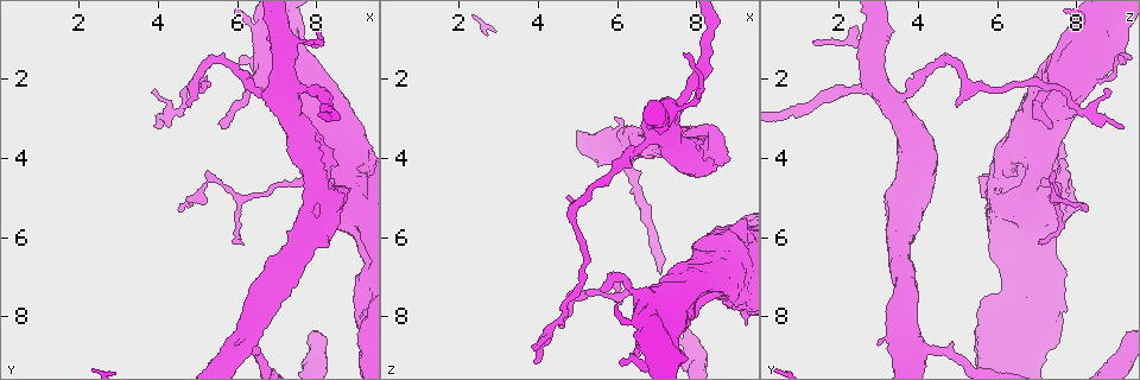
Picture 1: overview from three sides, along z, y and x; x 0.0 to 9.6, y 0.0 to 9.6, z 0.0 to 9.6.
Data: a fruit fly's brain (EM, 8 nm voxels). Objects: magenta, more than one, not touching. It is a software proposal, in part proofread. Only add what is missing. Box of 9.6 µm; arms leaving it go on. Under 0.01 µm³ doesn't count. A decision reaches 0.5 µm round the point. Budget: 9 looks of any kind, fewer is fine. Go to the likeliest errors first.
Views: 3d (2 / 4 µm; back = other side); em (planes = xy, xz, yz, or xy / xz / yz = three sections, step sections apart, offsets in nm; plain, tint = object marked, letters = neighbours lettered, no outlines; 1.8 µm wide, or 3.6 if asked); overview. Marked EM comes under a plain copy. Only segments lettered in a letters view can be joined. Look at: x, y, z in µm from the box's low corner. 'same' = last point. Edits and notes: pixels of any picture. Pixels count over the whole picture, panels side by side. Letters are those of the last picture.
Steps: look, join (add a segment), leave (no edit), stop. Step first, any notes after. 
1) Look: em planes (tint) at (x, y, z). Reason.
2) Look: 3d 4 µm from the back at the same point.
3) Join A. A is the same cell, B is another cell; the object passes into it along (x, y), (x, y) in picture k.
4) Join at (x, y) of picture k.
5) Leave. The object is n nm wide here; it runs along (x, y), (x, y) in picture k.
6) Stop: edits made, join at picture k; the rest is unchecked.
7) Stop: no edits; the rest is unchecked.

Look: em planes (letters) at (4.55, 5.35, 8.30). Free end.

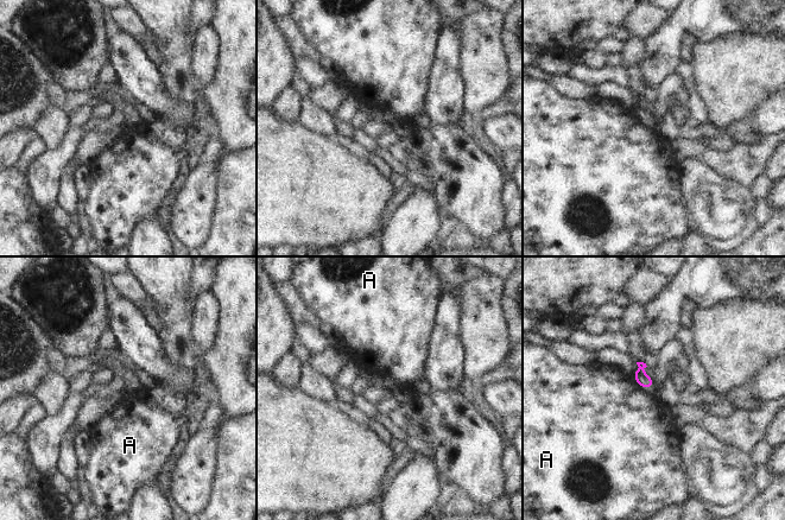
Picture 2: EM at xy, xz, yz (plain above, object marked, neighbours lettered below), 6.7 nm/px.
Leave. The object is 90 nm wide here; A is another cell; a border runs along (633, 376), (644, 388) in picture 2; none of them fits.

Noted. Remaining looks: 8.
Look: em planes (letters) at (4.80, 2.70, 4.95). An open end.

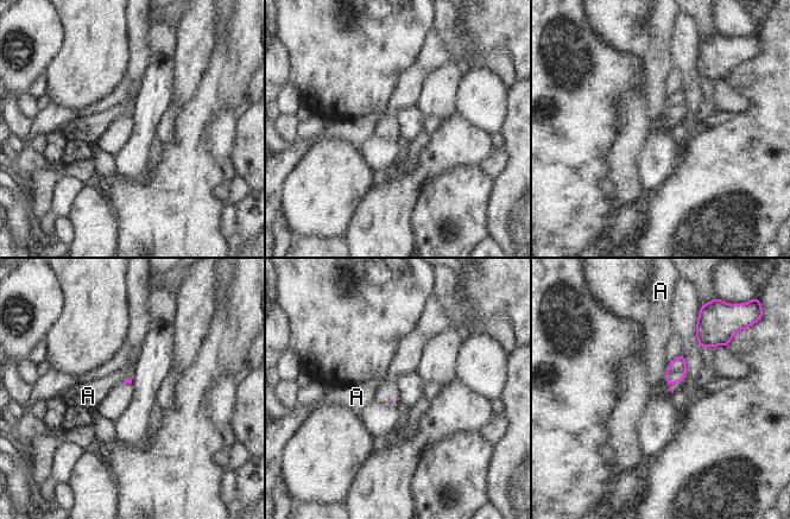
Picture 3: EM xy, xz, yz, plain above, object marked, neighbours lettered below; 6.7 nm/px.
Leave. A is another cell; a border runs along (668, 364), (664, 377) in picture 3; none of them fits.

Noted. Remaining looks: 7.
Look: em xz step 8 (letters) at (5.90, 8.70, 2.90).

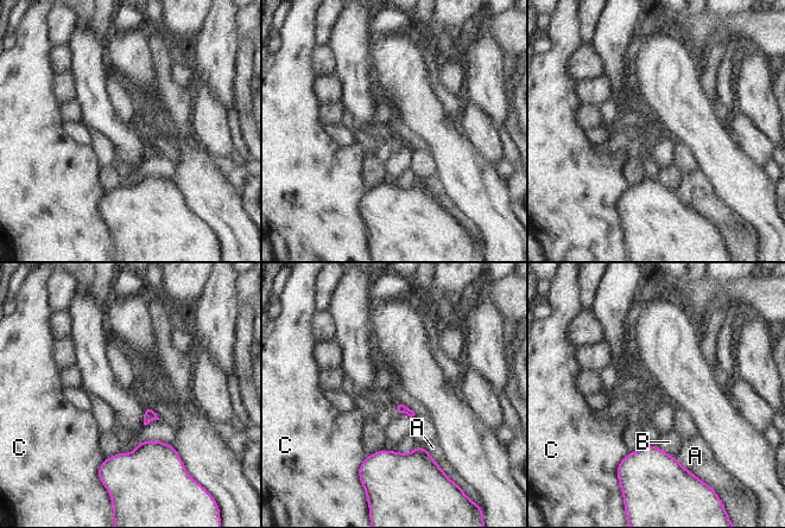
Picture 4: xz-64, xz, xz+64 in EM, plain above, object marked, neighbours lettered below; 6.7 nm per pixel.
Look: em planes (letters) at the same point.

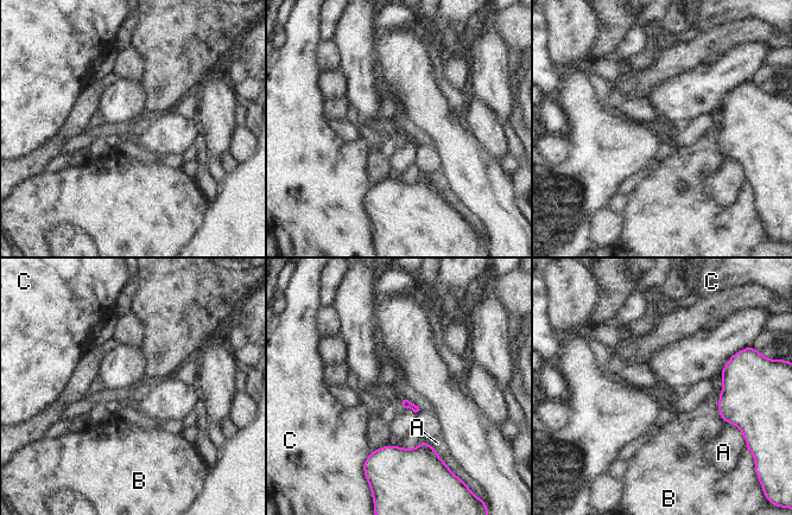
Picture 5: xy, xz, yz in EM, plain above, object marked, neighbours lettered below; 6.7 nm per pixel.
Leave. The longest contact is with B, 190 nm; A, B and C are other cells; none of them fits.

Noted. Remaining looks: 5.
Look: em yz step 4 (tint) at (5.55, 3.20, 7.35). Branch stops here.

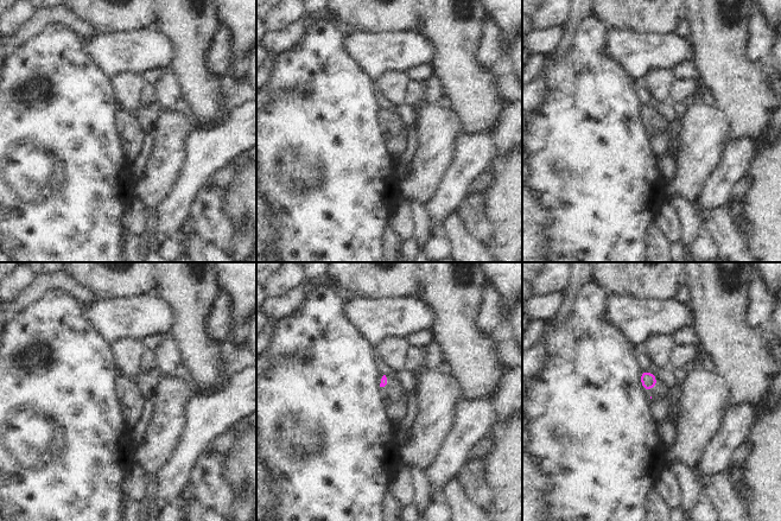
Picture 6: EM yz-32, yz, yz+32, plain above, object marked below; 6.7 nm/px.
Look: em planes (letters) at the same point.

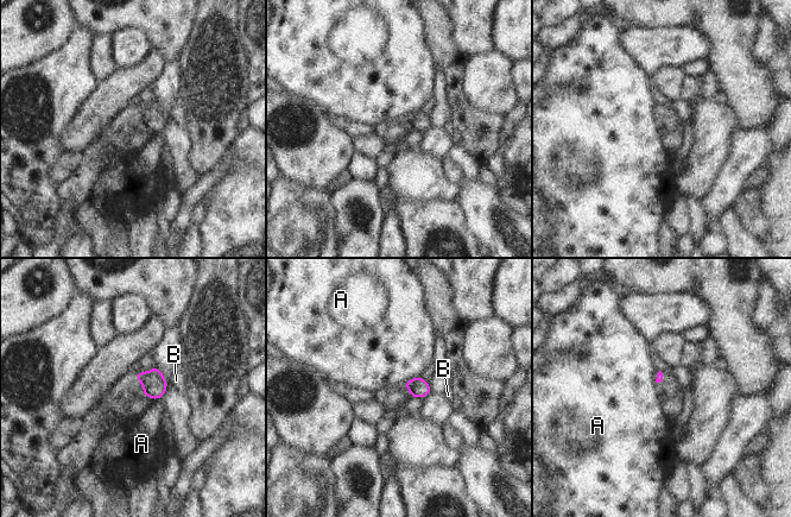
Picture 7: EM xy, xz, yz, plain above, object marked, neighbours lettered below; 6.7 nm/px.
Leave. A and B are other cells; a border runs along (419, 374), (405, 382) in picture 7; no lettered segment goes on from it.

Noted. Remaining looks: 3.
Stop: no edits; the rest is unchecked.

